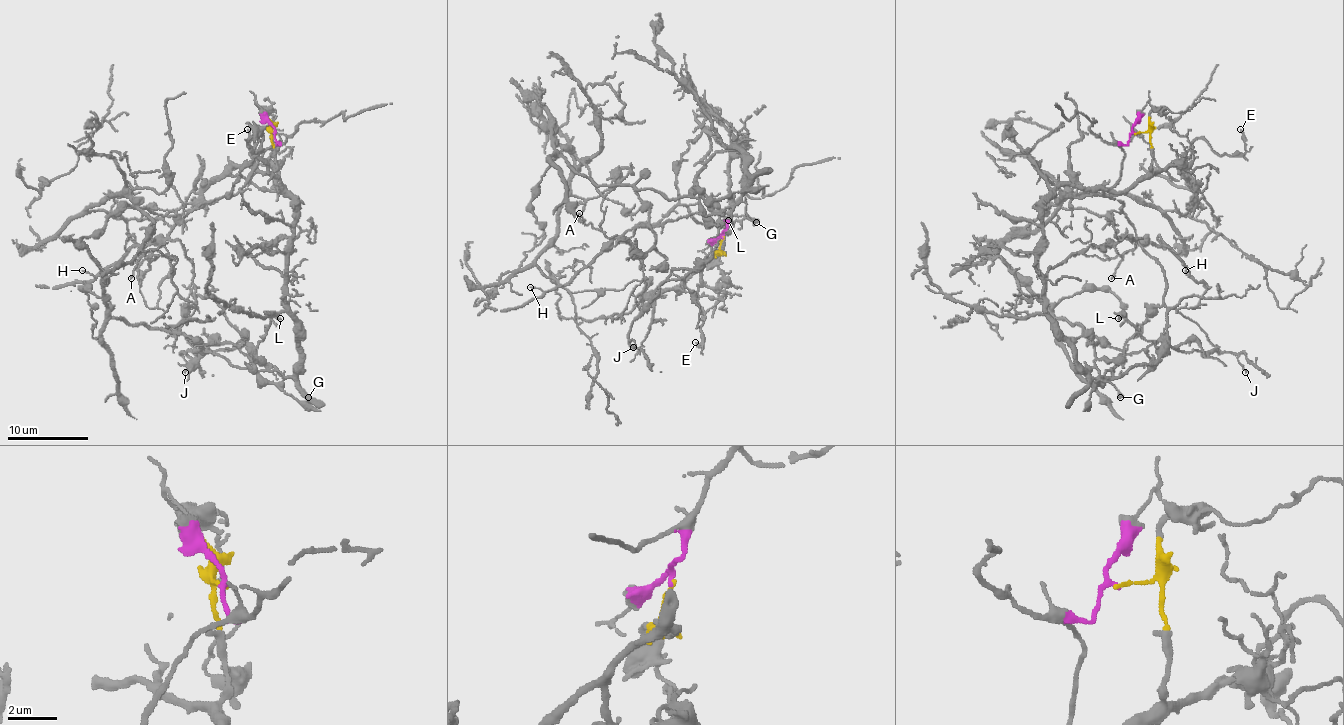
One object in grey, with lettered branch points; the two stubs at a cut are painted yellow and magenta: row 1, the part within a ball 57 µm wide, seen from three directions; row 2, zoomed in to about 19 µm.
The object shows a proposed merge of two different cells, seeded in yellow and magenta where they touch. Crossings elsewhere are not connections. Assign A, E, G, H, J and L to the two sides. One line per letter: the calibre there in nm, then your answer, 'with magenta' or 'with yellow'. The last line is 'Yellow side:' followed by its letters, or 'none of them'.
A: calibre 140 nm; with magenta
E: calibre 160 nm; with yellow
G: calibre 180 nm; with yellow
H: calibre 110 nm; with magenta
J: calibre 120 nm; with yellow
L: calibre 150 nm; with yellow
Yellow side: E, G, J, L

